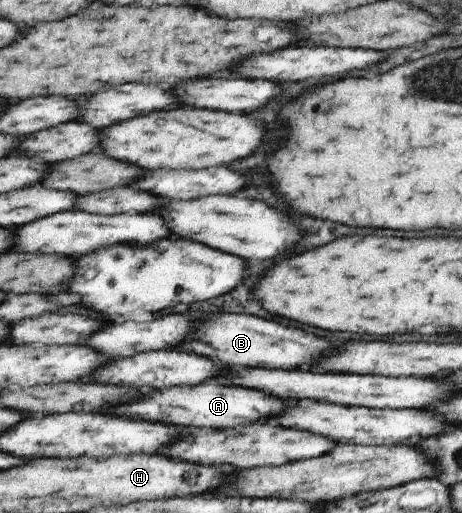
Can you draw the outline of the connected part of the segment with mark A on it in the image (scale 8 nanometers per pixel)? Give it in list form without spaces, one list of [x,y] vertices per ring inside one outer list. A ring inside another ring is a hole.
[[[204,382],[198,386],[172,386],[168,390],[150,390],[146,398],[132,404],[112,408],[112,412],[130,418],[144,418],[154,422],[168,422],[174,426],[196,426],[196,428],[230,428],[246,426],[258,420],[268,420],[282,414],[286,402],[262,394],[260,390],[246,390],[240,386],[220,386],[218,382]]]

